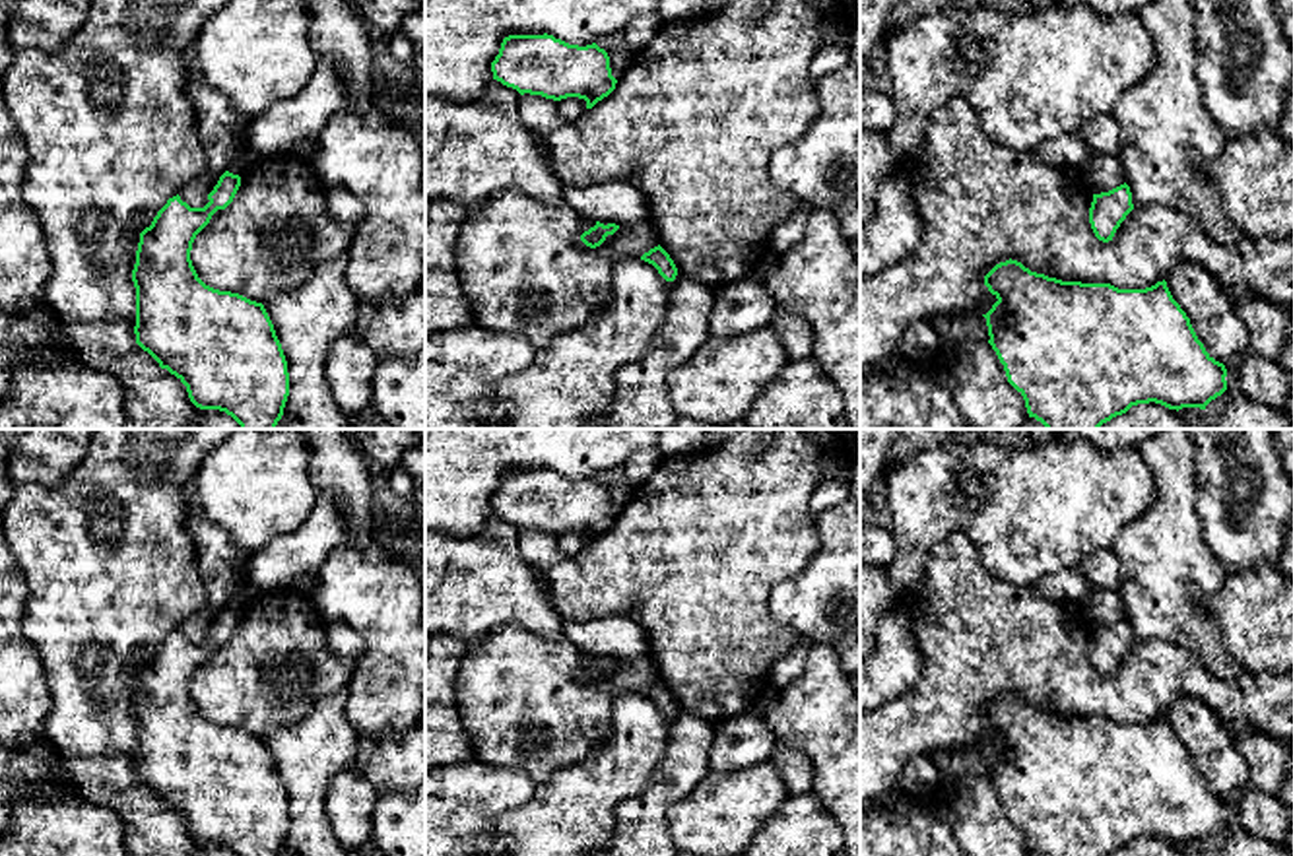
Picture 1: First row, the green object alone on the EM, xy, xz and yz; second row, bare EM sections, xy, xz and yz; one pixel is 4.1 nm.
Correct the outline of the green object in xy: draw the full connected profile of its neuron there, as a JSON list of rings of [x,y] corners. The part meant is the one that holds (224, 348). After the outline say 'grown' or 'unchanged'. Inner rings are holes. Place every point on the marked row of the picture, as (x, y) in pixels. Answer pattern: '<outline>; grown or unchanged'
[[[225,171],[204,208],[190,208],[177,194],[140,233],[134,334],[186,386],[196,408],[225,412],[241,429],[276,429],[289,373],[264,305],[206,285],[190,260],[196,235],[239,186],[241,177]]]; unchanged

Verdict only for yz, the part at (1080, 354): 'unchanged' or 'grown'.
unchanged

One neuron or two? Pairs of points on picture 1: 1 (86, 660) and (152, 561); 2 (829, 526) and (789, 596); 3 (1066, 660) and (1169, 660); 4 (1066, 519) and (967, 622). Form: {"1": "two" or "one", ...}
{"1": "one", "2": "one", "3": "one", "4": "two"}

